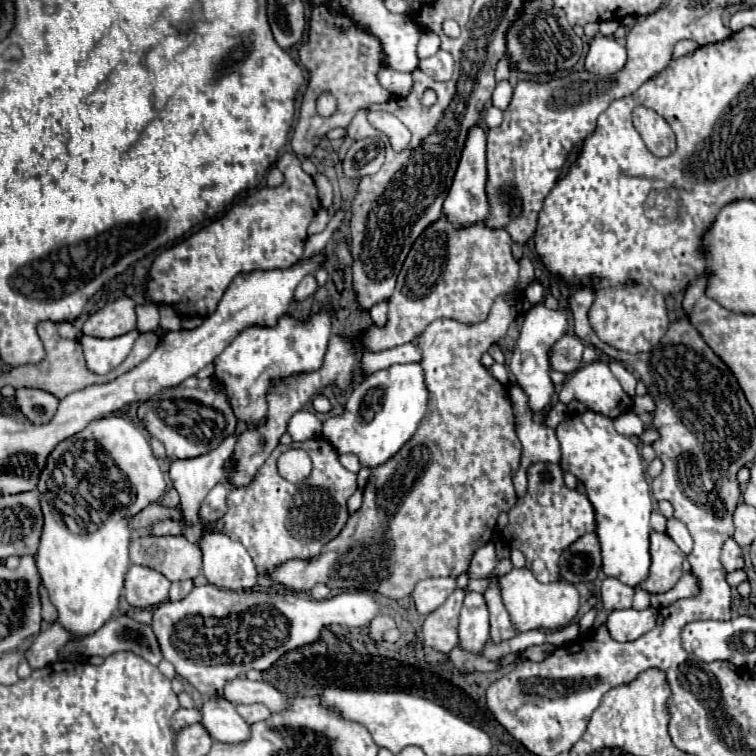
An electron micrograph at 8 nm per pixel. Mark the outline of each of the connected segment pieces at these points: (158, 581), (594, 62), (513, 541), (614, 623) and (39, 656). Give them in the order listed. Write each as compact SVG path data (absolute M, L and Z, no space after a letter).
M131 565L125 575L125 599L129 605L139 609L167 601L169 587L171 581L149 567Z
M595 37L589 45L587 57L585 57L585 69L595 75L613 75L619 69L623 69L627 61L627 49L623 43L619 43L613 37Z
M533 463L527 469L527 493L517 499L509 511L509 525L503 529L503 539L511 549L519 549L527 559L527 569L541 583L559 579L559 555L583 533L595 529L593 507L579 491L571 491L563 483L563 471L559 465Z
M647 607L643 611L619 609L611 611L607 619L607 629L615 641L635 641L655 627L657 609Z
M53 623L53 627L39 633L25 651L27 663L31 665L31 669L39 669L49 663L55 663L59 659L59 649L67 641L69 641L69 633L61 625Z

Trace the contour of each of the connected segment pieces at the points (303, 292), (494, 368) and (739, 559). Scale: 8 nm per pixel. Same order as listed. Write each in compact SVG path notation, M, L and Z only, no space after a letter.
M307 275L307 277L303 277L303 281L297 285L297 289L295 289L295 299L301 301L301 299L313 295L315 291L317 291L317 281L315 281L313 275Z
M495 362L488 370L501 384L507 385L509 383L509 374L504 364Z
M727 539L725 545L723 545L721 563L723 563L723 567L725 567L727 573L733 573L737 569L743 569L743 565L745 565L743 553L741 553L741 547L733 539Z

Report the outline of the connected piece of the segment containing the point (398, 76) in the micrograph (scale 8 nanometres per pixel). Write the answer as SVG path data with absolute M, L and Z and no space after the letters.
M383 67L383 69L379 71L379 83L381 83L389 93L403 97L403 95L407 95L407 93L411 91L413 79L411 79L411 73L397 73L397 71L389 69L389 67Z

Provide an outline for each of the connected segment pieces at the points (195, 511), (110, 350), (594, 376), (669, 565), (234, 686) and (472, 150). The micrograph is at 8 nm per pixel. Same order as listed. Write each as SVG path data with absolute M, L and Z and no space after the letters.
M235 435L227 437L215 451L207 453L207 455L201 455L201 457L195 457L195 459L185 459L185 461L173 461L171 463L171 481L173 481L173 487L177 489L179 497L181 497L181 515L183 515L183 537L187 537L191 543L199 545L201 537L203 537L203 531L205 531L205 523L203 519L199 517L199 509L201 509L201 503L203 499L207 497L207 493L219 483L223 481L225 473L223 473L223 463L233 455L233 447L235 447L237 439Z
M129 331L113 339L83 335L81 345L83 345L83 351L87 351L87 367L99 375L109 373L127 357L137 337L139 337L137 331Z
M601 361L583 365L567 377L563 389L559 391L559 401L569 403L573 399L611 419L633 409L631 397L621 389L619 381L607 369L607 363Z
M653 531L651 537L651 569L647 581L639 585L647 593L665 593L681 577L681 563L687 557L667 533Z
M245 677L227 681L223 697L231 703L265 703L269 711L283 711L287 707L285 695L281 695L275 687L263 681L249 681Z
M473 125L467 133L467 145L463 147L457 173L453 177L453 185L443 203L443 217L447 217L447 221L451 221L455 229L465 229L467 225L477 225L487 219L489 205L487 205L487 195L485 195L485 181L487 181L485 131L479 125Z

